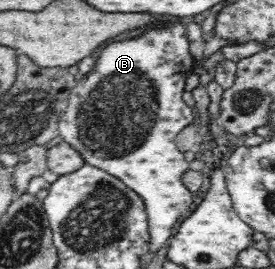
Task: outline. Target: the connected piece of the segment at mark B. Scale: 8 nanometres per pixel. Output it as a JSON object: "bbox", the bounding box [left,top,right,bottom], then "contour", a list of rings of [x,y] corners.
{"bbox":[56,21,196,253],"contour":[[[184,21],[183,23],[167,23],[167,25],[161,25],[161,27],[155,27],[155,29],[147,29],[145,33],[141,33],[141,35],[135,37],[135,39],[125,39],[125,41],[117,41],[117,43],[107,45],[107,47],[99,53],[93,71],[81,76],[81,81],[79,81],[77,87],[71,91],[66,113],[60,118],[58,129],[56,130],[61,137],[63,137],[63,141],[71,145],[71,147],[83,157],[83,160],[85,160],[87,164],[118,177],[129,189],[132,189],[137,195],[141,196],[148,217],[151,253],[157,253],[159,249],[163,249],[164,243],[167,243],[169,237],[173,235],[173,227],[175,227],[183,217],[189,215],[189,207],[191,207],[191,203],[193,203],[192,192],[181,182],[183,173],[190,169],[189,162],[185,160],[183,153],[179,151],[174,140],[183,128],[196,123],[194,109],[191,109],[183,102],[183,92],[185,91],[187,78],[194,73],[194,57],[190,53],[188,33],[185,27]]]}

